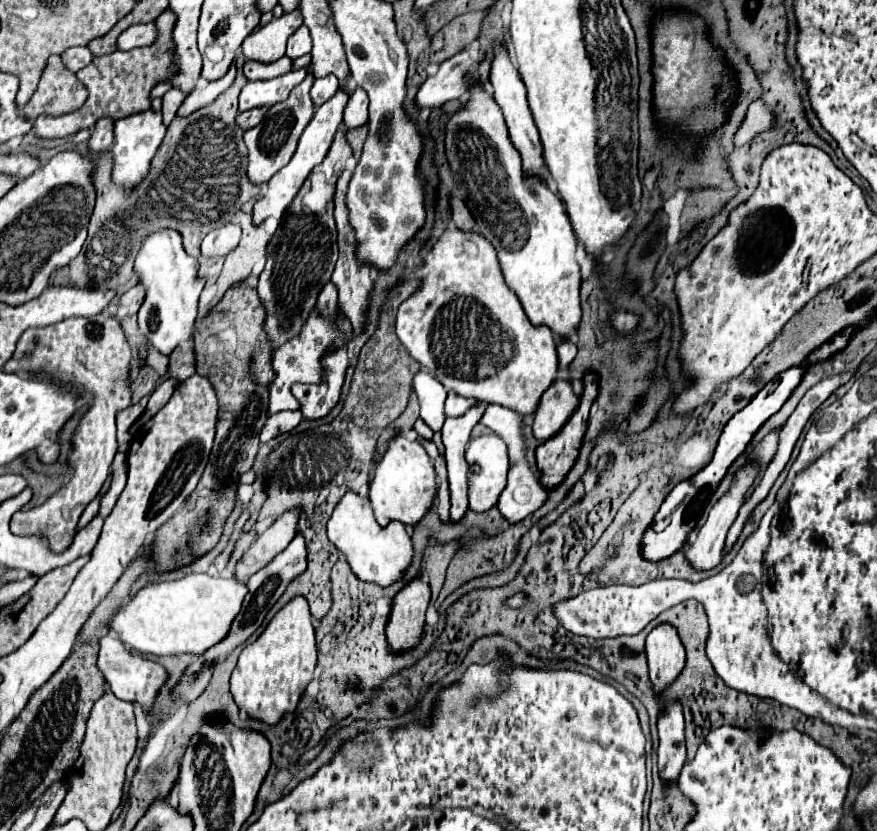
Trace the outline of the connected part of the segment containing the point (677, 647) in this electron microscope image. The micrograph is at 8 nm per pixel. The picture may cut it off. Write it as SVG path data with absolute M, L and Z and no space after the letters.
M663 622L651 630L645 644L645 654L649 660L649 676L657 692L679 676L685 666L685 648L679 640L677 628Z

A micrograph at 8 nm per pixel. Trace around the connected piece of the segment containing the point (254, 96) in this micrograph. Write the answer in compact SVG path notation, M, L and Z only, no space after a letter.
M299 68L293 72L287 72L285 76L273 78L273 80L257 80L249 82L239 96L239 110L251 110L257 106L273 106L277 102L283 102L289 92L301 84L307 76L307 68Z

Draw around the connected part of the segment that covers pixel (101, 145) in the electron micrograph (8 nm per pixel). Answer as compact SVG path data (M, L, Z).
M99 120L93 128L93 134L89 138L89 152L99 154L99 152L109 152L113 142L113 124L111 120Z

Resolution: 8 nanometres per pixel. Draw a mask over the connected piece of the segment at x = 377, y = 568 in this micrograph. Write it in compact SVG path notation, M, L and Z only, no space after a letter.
M347 490L337 502L327 522L327 536L339 548L339 552L347 558L353 572L361 580L377 582L381 586L389 586L395 580L399 580L413 556L411 538L405 532L405 526L401 522L389 522L387 526L379 526L369 508L369 498L353 490Z

